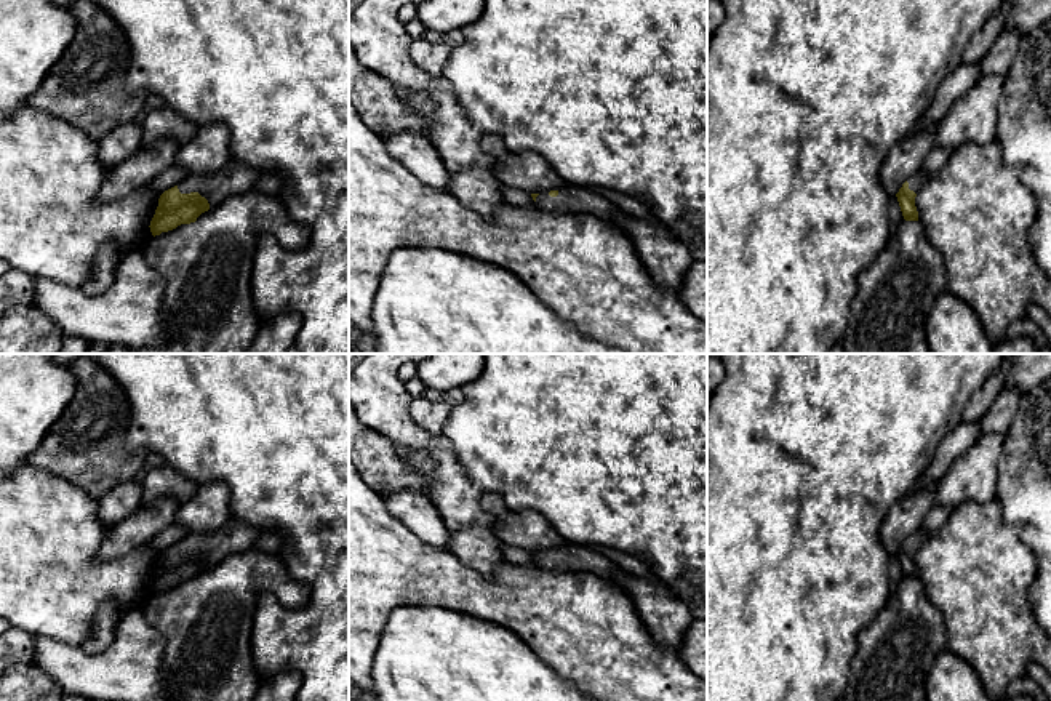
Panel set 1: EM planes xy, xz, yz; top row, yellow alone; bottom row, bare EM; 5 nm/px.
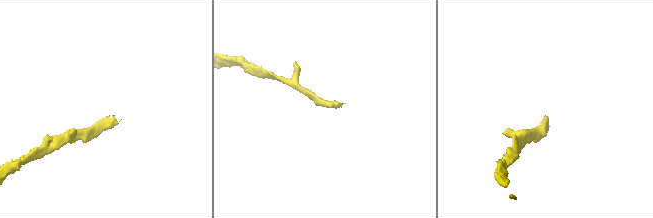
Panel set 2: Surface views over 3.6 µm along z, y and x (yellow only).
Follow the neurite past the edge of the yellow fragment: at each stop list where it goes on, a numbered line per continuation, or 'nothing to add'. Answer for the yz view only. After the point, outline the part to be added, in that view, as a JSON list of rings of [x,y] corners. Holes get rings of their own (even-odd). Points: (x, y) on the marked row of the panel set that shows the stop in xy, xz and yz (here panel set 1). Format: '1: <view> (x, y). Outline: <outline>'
1: yz (919, 180). Outline: [[[921,170],[915,174],[912,174],[907,182],[909,182],[909,189],[913,190],[915,194],[918,194],[921,190],[921,187],[926,184],[928,176],[926,173],[923,173]]]

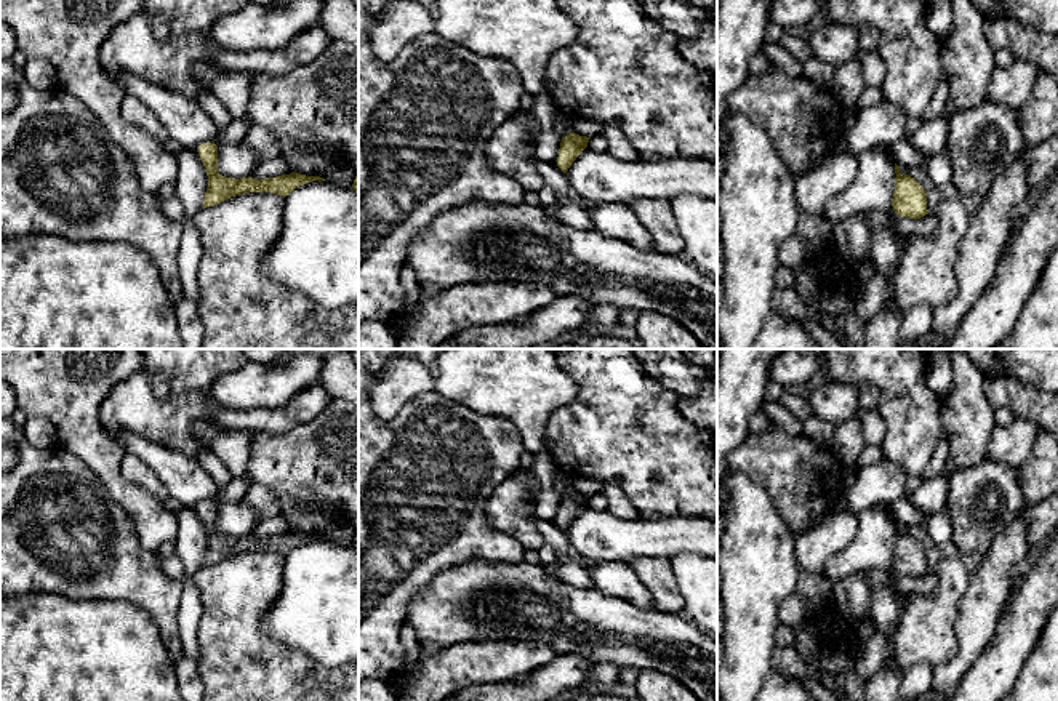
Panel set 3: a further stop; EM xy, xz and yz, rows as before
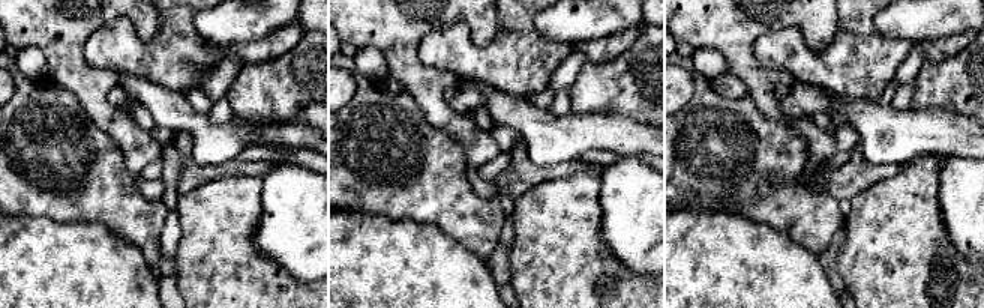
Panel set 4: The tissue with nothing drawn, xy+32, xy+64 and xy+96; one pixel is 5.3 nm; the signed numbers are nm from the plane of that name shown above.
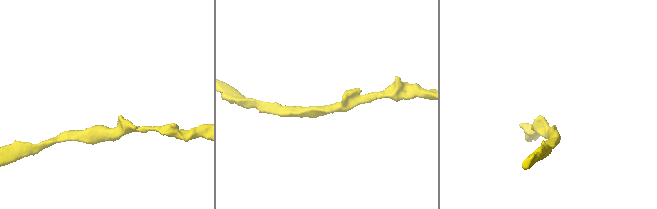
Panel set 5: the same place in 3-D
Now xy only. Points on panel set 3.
nothing to add

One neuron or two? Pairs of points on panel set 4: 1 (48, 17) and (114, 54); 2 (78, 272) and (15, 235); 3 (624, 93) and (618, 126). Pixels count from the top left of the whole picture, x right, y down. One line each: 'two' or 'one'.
1: two
2: one
3: two

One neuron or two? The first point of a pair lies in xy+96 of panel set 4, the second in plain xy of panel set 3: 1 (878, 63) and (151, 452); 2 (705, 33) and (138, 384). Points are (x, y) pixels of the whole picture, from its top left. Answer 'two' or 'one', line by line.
1: two
2: two

